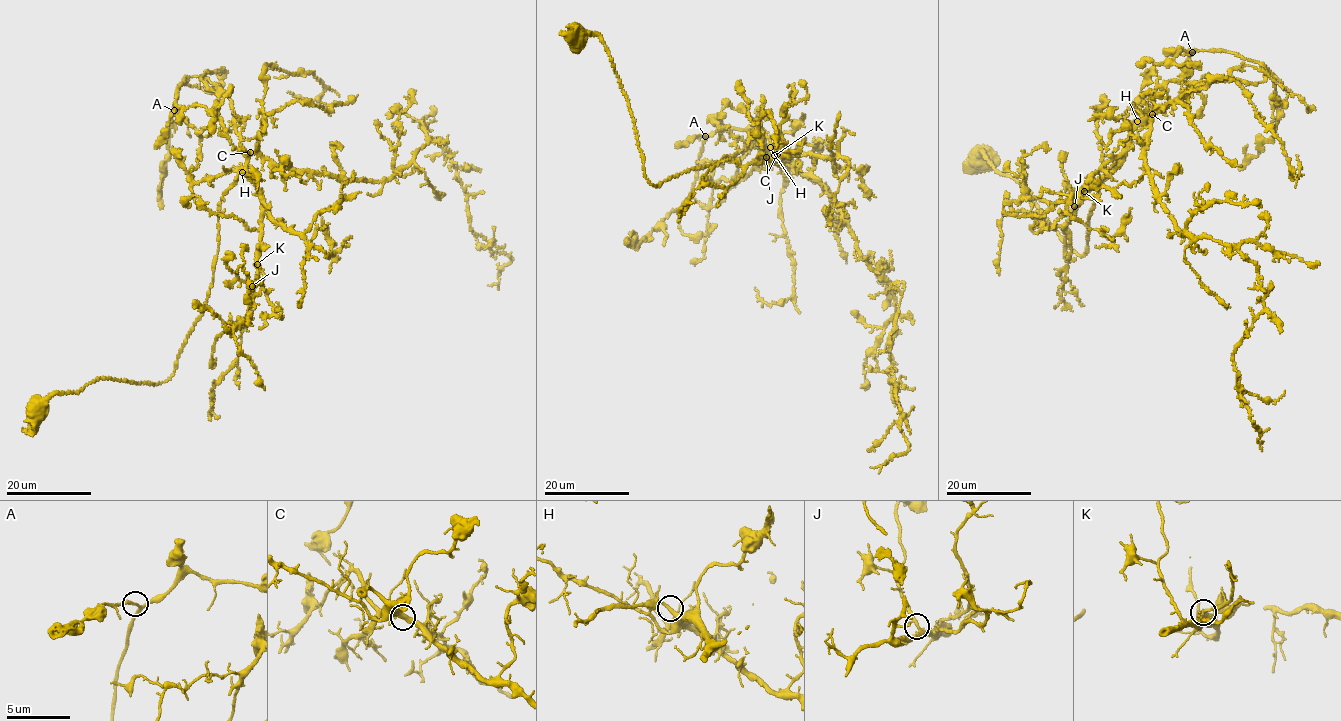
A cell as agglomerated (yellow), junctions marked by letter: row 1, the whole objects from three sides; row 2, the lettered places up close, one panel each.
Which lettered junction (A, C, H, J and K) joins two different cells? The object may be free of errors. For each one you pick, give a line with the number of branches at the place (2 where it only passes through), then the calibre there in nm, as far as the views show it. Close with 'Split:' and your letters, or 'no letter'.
Split: no letter

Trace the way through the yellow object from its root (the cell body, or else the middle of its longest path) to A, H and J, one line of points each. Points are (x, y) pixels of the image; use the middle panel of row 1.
A: (579, 38), (597, 35), (608, 52), (648, 182), (752, 145), (773, 153), (707, 208), (691, 189), (705, 135)
H: (579, 38), (597, 35), (608, 52), (648, 182), (658, 185), (750, 145), (770, 147)
J: (579, 38), (597, 35), (608, 52), (648, 182), (658, 185), (752, 145), (768, 145), (782, 160), (766, 157)

